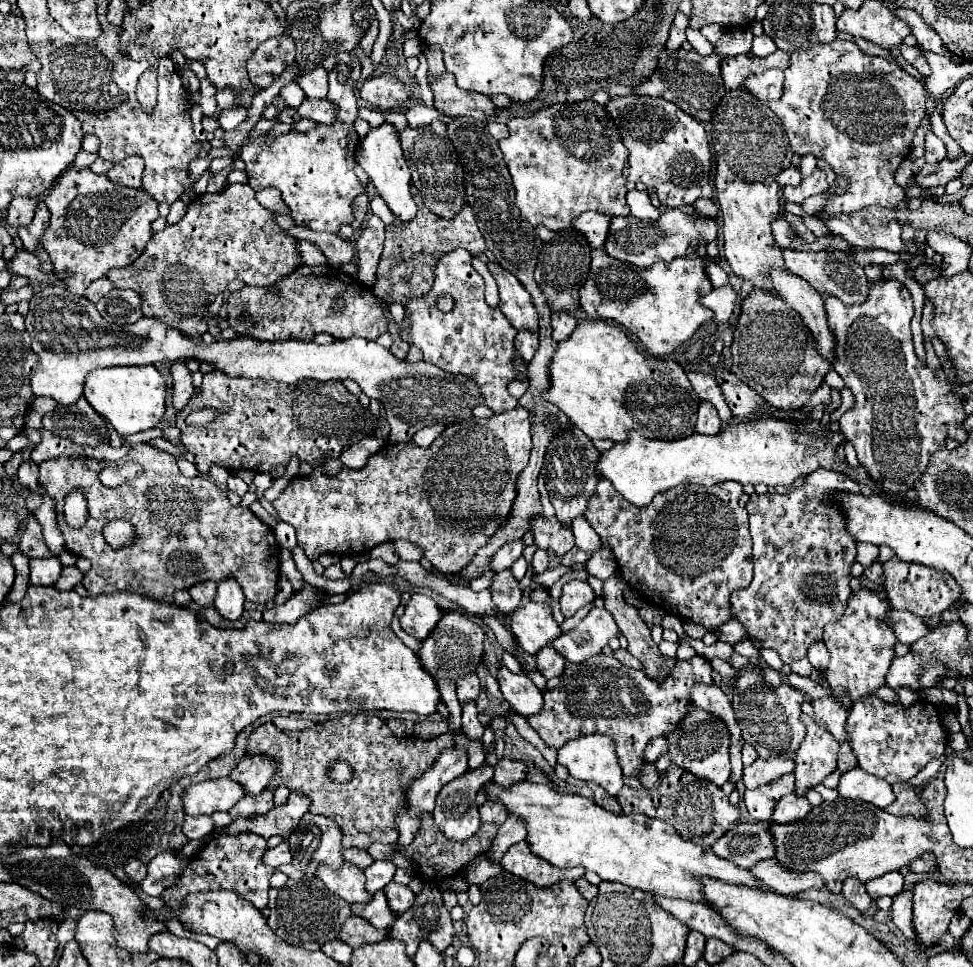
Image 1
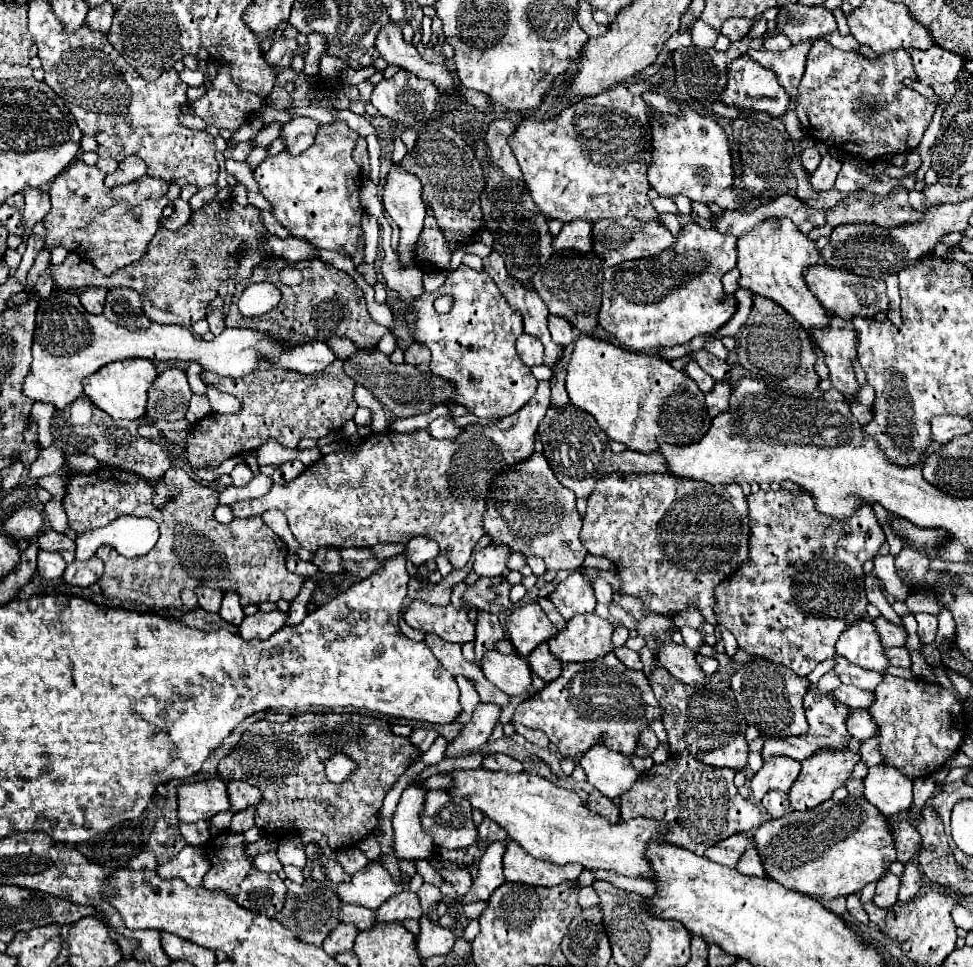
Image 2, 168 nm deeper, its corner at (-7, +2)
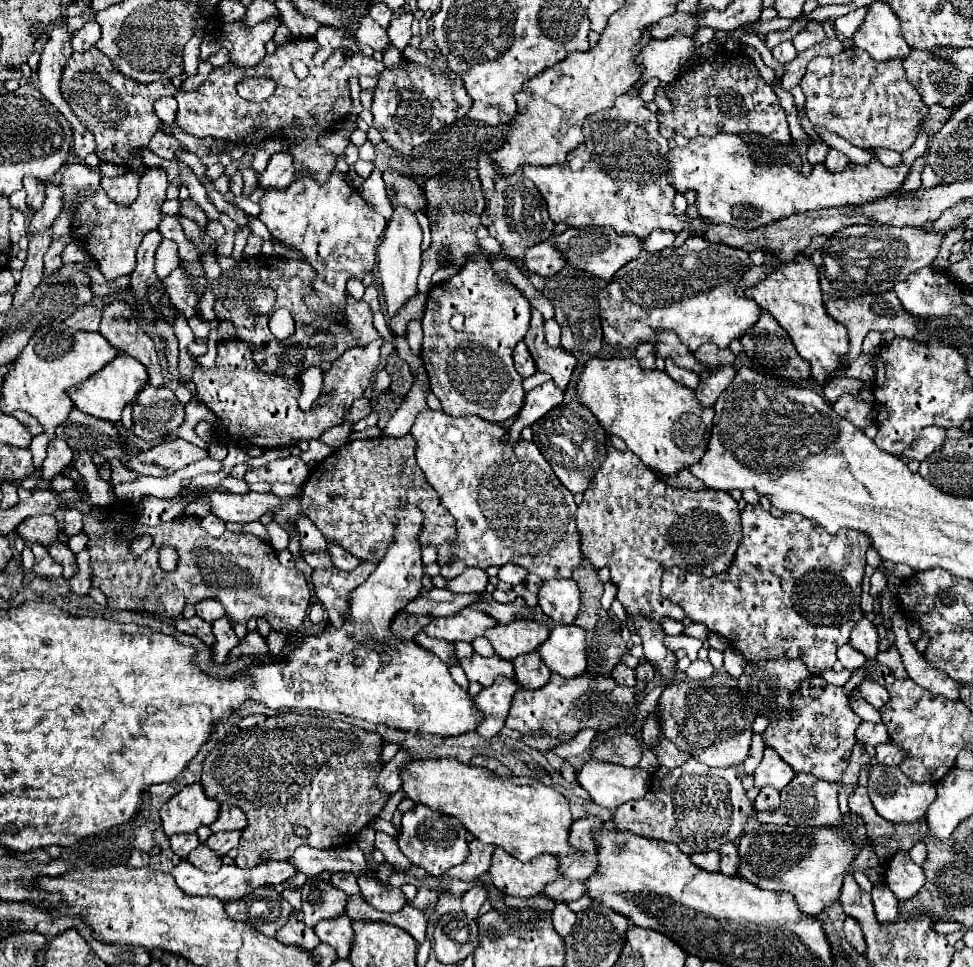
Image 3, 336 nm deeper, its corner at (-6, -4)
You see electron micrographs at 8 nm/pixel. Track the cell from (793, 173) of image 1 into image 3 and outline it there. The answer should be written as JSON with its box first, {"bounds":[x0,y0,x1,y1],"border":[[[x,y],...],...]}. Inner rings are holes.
{"bounds":[807,139,829,165],"border":[[[813,139],[813,141],[809,141],[809,149],[807,149],[807,159],[809,159],[809,163],[815,165],[815,163],[825,161],[827,151],[829,151],[829,147],[827,147],[821,139]]]}

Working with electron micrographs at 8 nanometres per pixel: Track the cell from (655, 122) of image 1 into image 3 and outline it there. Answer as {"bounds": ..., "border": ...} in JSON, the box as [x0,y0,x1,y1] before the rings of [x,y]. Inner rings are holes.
{"bounds":[667,133,909,229],"border":[[[719,133],[715,137],[695,137],[693,147],[673,147],[667,155],[671,183],[679,193],[693,189],[697,193],[695,207],[699,215],[715,225],[731,225],[739,229],[757,229],[795,213],[807,213],[823,207],[863,205],[879,199],[889,199],[903,193],[903,183],[909,175],[909,165],[885,167],[877,157],[867,165],[849,163],[843,171],[831,173],[823,163],[813,165],[811,173],[803,175],[793,165],[761,165],[759,155],[739,137]]]}

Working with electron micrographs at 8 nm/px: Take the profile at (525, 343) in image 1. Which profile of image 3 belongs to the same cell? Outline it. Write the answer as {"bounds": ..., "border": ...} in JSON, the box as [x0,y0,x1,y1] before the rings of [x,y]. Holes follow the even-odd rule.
{"bounds":[513,343,537,377],"border":[[[519,343],[519,347],[515,347],[513,361],[515,361],[515,369],[519,371],[521,377],[529,377],[529,375],[533,375],[537,371],[535,363],[531,359],[531,353],[529,353],[529,349],[527,349],[525,343]]]}

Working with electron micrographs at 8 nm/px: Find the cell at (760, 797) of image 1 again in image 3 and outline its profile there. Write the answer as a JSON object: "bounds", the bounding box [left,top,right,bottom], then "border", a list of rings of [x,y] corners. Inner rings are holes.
{"bounds":[753,747,795,791],"border":[[[765,747],[763,759],[761,759],[759,767],[755,769],[753,777],[755,777],[755,785],[757,787],[771,785],[771,787],[781,791],[795,777],[795,773],[793,773],[793,769],[787,763],[783,763],[783,759],[779,759],[775,749]]]}

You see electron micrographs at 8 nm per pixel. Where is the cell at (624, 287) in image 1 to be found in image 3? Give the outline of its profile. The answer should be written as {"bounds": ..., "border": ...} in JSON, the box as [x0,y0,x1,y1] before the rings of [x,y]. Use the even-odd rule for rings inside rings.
{"bounds":[597,237,761,351],"border":[[[689,237],[689,239],[683,243],[683,247],[675,249],[675,253],[671,253],[671,251],[657,251],[657,253],[643,253],[643,255],[639,255],[639,259],[633,259],[631,263],[627,263],[627,267],[621,267],[621,269],[615,273],[615,279],[609,281],[609,287],[601,289],[599,295],[597,295],[597,297],[599,297],[599,317],[601,317],[601,329],[603,329],[603,339],[605,339],[605,343],[609,343],[609,345],[613,345],[613,347],[633,349],[637,343],[653,343],[653,341],[655,341],[655,329],[671,329],[671,331],[675,331],[675,333],[679,335],[681,343],[685,343],[689,351],[695,351],[695,349],[697,349],[699,345],[703,345],[703,343],[713,343],[713,345],[717,345],[717,347],[721,347],[721,349],[729,347],[729,343],[731,343],[733,339],[741,339],[743,335],[749,333],[749,329],[757,323],[759,313],[761,313],[761,309],[759,309],[759,305],[757,305],[755,301],[735,295],[743,273],[745,273],[751,265],[753,265],[753,263],[751,263],[751,259],[749,259],[749,253],[745,253],[745,251],[741,251],[741,249],[727,247],[727,245],[709,243],[709,241],[701,239],[701,237]]]}

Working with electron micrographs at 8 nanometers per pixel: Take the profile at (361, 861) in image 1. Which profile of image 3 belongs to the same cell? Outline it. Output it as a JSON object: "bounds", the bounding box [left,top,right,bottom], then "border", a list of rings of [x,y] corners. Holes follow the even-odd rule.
{"bounds":[329,873,359,895],"border":[[[337,873],[337,875],[331,875],[331,877],[329,877],[329,883],[331,883],[335,889],[339,889],[339,891],[343,891],[343,893],[347,893],[347,895],[359,893],[359,885],[357,885],[357,877],[355,877],[355,875]]]}

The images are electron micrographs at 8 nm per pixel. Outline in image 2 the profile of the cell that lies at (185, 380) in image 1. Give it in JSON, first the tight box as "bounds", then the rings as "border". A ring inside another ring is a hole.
{"bounds":[148,369,192,421],"border":[[[166,369],[160,373],[148,393],[148,417],[164,421],[182,421],[188,411],[192,391],[182,369]]]}

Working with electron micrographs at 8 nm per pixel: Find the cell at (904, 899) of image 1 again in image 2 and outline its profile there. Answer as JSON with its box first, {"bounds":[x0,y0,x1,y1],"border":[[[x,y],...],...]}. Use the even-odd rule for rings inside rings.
{"bounds":[898,863,922,899],"border":[[[908,863],[900,881],[902,881],[902,885],[900,885],[898,899],[914,899],[922,885],[922,873],[918,871],[918,867],[914,863]]]}

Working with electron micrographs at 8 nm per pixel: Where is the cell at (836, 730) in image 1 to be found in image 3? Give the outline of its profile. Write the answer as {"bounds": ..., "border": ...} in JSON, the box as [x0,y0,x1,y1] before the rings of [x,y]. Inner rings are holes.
{"bounds":[857,721,891,747],"border":[[[863,721],[857,729],[857,741],[875,747],[881,743],[891,743],[891,735],[887,735],[887,727],[883,727],[883,723]]]}

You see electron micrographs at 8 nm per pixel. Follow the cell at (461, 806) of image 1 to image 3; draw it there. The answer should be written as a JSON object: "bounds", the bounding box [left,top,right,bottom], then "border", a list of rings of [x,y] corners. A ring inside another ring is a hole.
{"bounds":[397,805,467,875],"border":[[[415,805],[413,809],[403,813],[403,831],[397,839],[401,853],[413,863],[425,867],[431,875],[443,875],[447,869],[463,863],[467,859],[467,841],[465,827],[459,819],[443,815],[439,811],[431,811],[423,805]]]}

